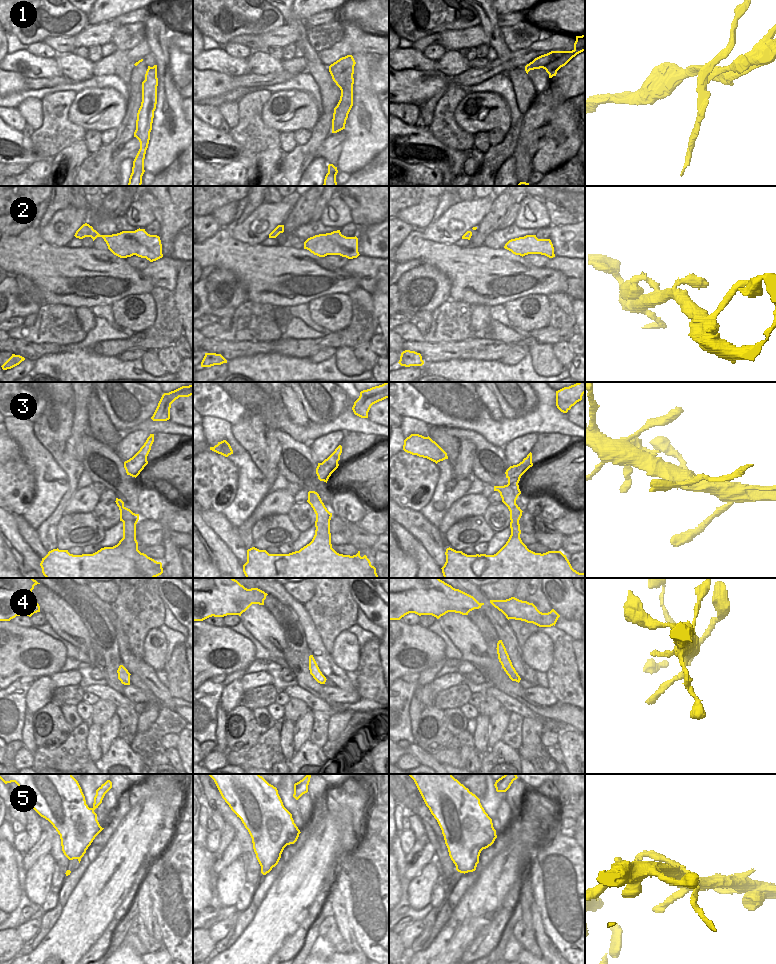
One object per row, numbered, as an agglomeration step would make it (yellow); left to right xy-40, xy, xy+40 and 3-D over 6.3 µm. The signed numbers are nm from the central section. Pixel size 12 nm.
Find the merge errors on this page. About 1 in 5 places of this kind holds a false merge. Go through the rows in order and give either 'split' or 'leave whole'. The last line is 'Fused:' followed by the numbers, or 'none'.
1: split
2: leave whole
3: split
4: leave whole
5: split
Fused: 1, 3, 5

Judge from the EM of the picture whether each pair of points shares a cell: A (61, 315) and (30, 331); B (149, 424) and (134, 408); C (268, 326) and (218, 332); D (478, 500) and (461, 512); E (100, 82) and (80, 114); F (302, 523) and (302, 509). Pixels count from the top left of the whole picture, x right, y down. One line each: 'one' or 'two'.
A: one
B: two
C: one
D: one
E: two
F: one

